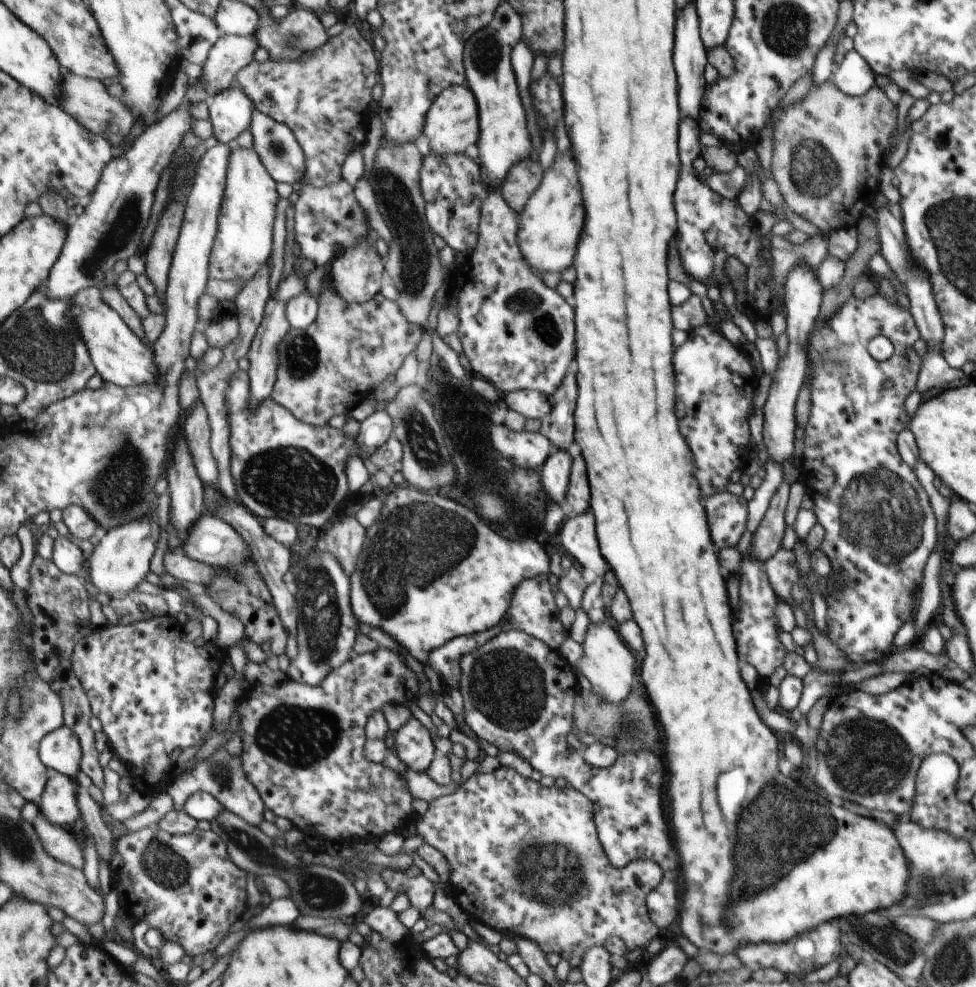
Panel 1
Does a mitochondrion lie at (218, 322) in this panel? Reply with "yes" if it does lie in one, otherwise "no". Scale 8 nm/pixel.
no

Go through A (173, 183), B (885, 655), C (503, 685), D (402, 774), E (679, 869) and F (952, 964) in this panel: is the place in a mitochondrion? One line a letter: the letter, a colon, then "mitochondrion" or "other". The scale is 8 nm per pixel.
A: other
B: other
C: mitochondrion
D: other
E: other
F: mitochondrion

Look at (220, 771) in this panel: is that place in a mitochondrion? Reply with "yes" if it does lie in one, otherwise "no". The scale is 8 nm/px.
yes

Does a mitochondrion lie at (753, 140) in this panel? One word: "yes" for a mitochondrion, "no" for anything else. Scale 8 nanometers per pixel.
no

